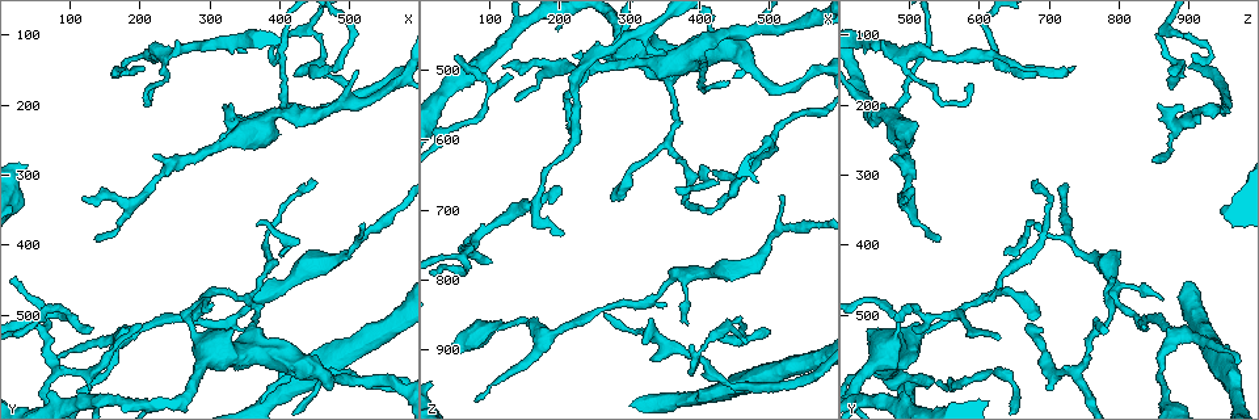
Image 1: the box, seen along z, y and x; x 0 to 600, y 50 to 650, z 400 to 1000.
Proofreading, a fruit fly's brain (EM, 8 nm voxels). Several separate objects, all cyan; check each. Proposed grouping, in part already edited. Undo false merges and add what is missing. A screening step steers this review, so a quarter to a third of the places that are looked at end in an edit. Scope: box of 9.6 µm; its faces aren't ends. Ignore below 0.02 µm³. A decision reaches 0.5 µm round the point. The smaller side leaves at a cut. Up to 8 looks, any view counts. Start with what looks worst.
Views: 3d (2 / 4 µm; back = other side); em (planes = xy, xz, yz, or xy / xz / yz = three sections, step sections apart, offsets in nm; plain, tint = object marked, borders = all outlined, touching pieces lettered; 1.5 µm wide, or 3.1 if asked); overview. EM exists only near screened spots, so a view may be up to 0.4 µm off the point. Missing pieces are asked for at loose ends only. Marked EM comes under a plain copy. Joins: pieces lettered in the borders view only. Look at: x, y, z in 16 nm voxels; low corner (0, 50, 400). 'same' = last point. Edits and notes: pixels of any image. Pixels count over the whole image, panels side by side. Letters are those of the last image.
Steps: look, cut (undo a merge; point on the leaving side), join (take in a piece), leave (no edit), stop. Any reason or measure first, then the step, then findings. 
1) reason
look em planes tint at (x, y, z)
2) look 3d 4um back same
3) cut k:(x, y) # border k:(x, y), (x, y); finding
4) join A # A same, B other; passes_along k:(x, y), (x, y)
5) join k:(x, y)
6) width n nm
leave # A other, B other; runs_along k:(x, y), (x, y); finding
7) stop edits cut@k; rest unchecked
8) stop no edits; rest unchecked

narrows sharply
look em xz step 4 tint at (275, 515, 485)

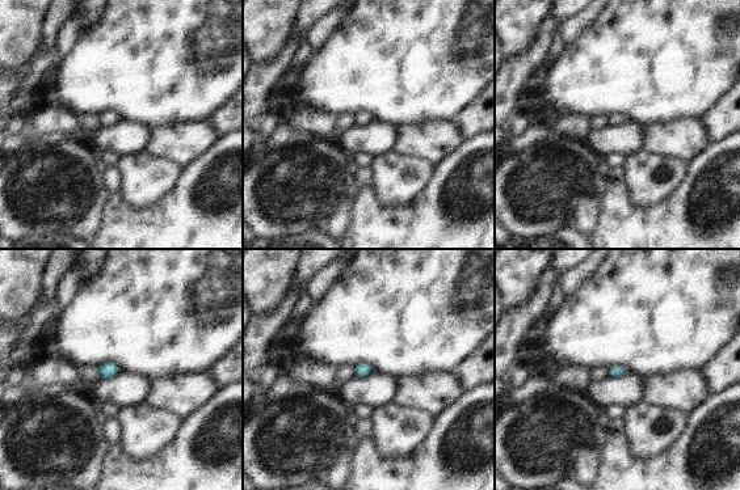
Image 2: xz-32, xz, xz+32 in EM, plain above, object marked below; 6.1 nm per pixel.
look em planes borders same

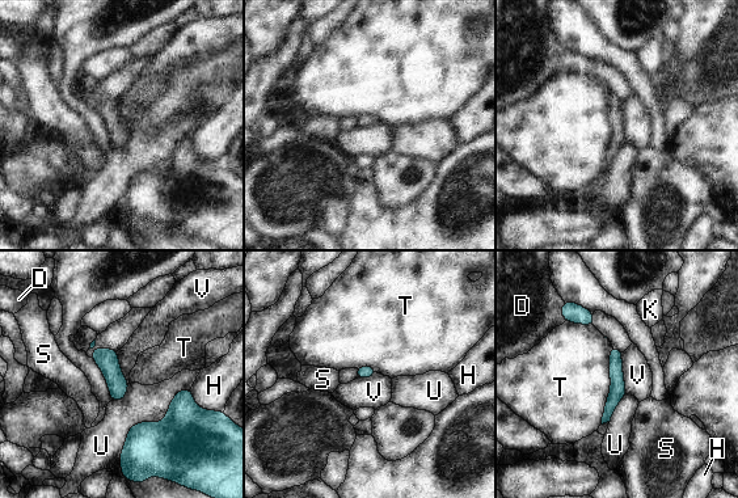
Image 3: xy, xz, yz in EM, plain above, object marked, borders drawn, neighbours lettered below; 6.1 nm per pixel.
width 80 nm
leave # D other, H other, K other, S other, T other, U other, V other; runs_along 3:(615, 351), (616, 393), (606, 418); continuous, no second neuron

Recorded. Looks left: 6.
branch stops here
look 3d 4um at (355, 130, 475)

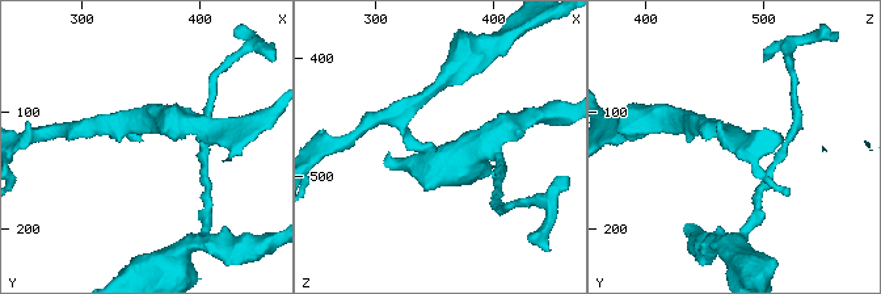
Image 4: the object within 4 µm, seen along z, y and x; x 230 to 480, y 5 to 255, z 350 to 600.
shape alone is not enough
look em xz step 4 tint at (350, 126, 476)

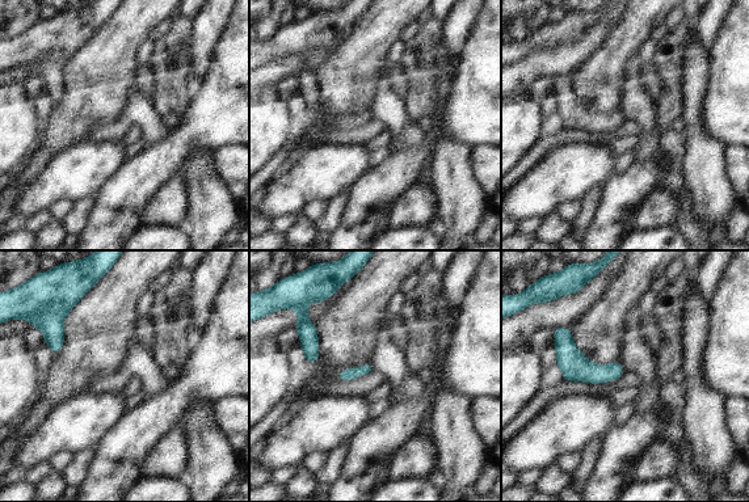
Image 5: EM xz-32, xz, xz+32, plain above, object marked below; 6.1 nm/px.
cut it another way
look em planes borders same

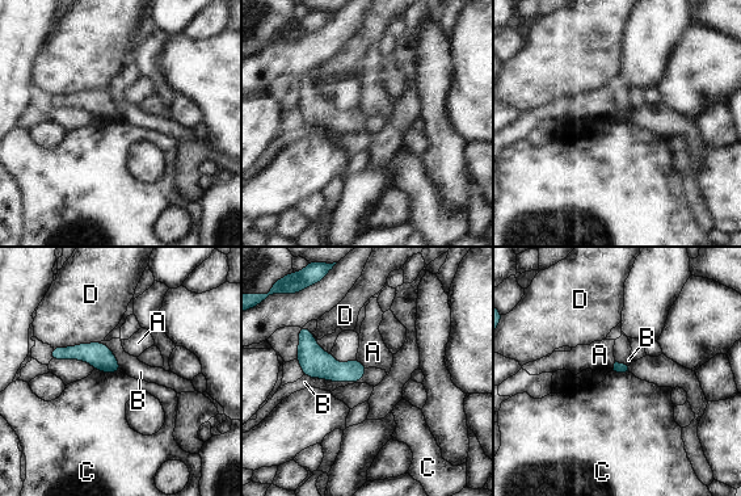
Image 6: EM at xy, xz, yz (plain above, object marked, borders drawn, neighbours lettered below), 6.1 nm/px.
longest_contact D 300 nm
leave # A other, B other, C other, D other; no lettered piece goes on from it

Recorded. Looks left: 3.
tapers out
look em planes borders at (370, 375, 670)

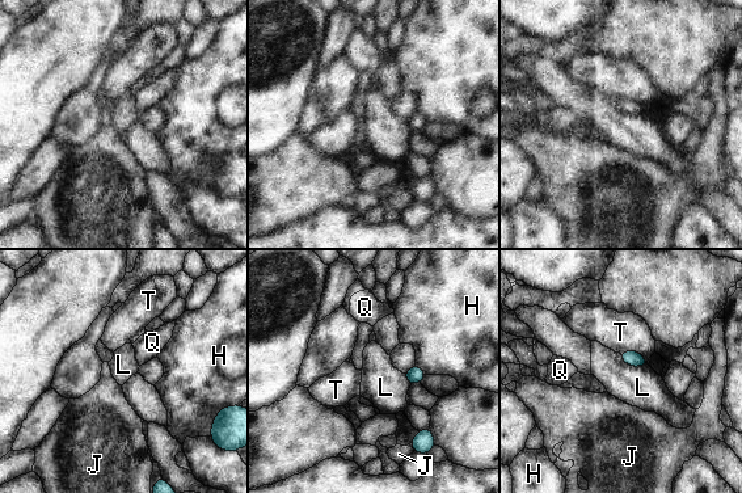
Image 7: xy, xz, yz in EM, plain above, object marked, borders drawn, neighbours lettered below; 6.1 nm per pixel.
width 90 nm; longest_contact L 200 nm
leave # H other, J other, L other, Q other, T other; none of them fits

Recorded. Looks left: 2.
stop no edits; rest unchecked

